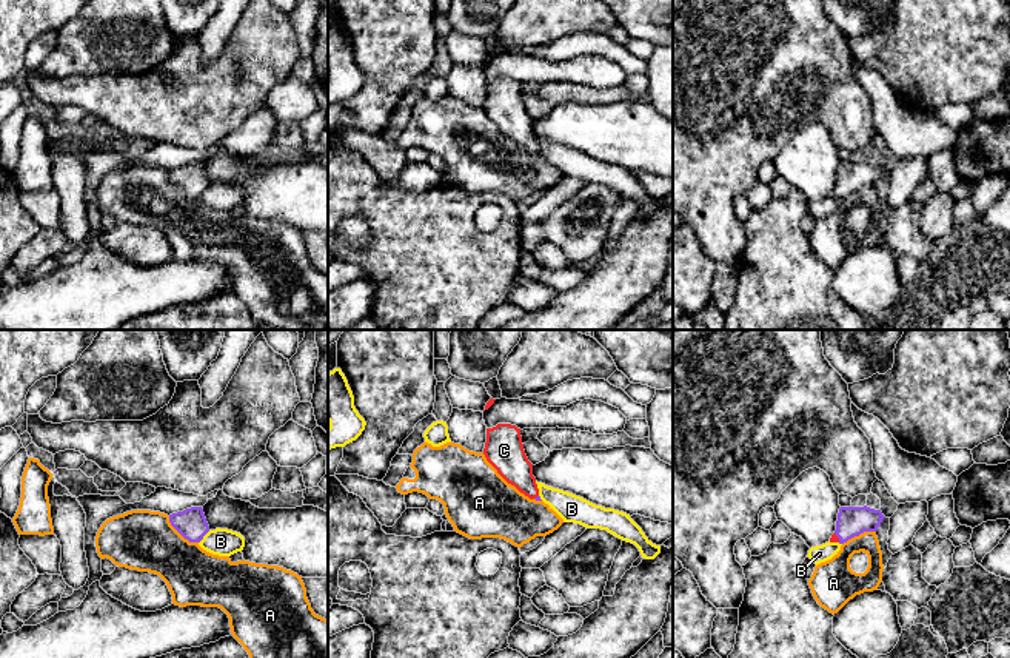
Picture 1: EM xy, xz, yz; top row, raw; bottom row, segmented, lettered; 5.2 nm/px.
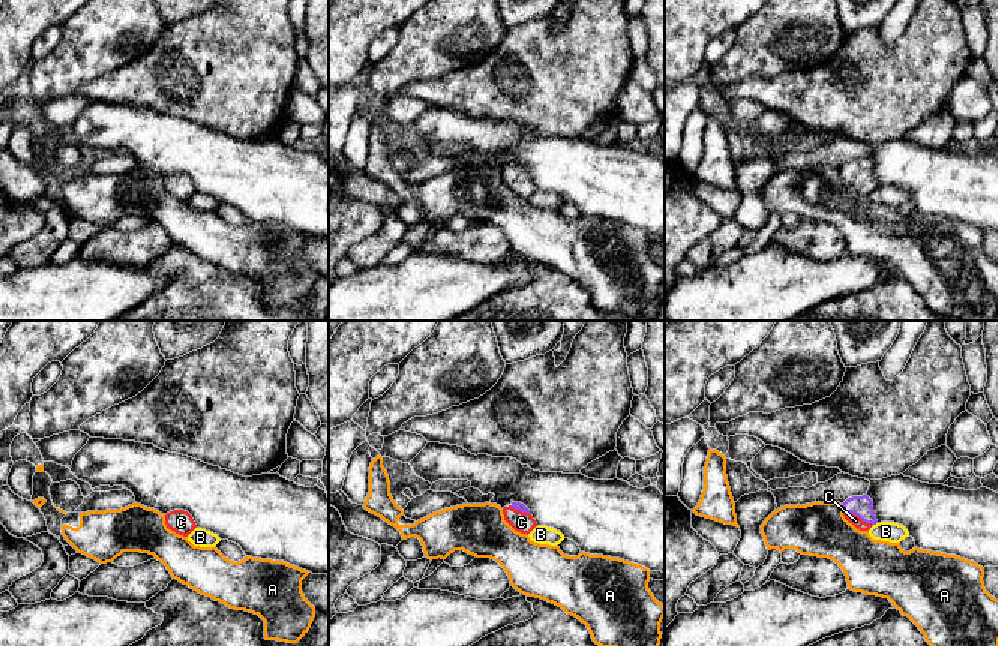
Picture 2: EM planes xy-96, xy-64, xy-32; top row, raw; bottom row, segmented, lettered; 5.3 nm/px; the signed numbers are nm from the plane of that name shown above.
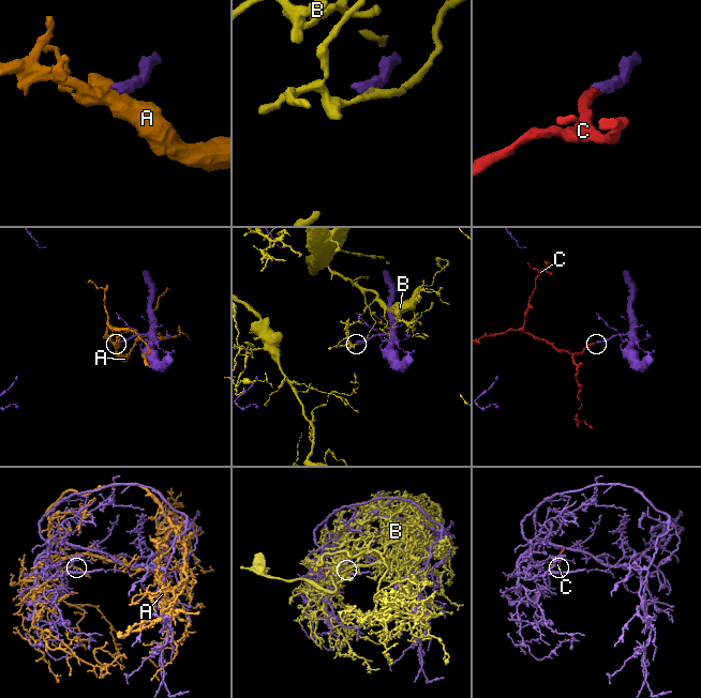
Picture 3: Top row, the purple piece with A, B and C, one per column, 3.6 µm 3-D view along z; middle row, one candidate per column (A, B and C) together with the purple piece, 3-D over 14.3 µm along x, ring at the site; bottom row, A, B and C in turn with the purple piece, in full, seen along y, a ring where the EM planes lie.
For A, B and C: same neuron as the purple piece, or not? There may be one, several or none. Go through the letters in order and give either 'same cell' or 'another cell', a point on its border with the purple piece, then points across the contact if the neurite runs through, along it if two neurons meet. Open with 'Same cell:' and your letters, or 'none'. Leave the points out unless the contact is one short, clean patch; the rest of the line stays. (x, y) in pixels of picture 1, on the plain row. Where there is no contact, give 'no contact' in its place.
Same cell: C
A: another cell | xy (180, 188)
B: another cell | xy (204, 190)
C: same cell | yz (836, 190) | across yz (852, 176), (836, 190), (833, 193)

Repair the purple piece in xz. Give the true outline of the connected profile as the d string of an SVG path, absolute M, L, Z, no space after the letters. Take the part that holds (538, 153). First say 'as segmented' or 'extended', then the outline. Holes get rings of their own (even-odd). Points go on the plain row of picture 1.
extended; M511 79L487 83L483 109L508 139L530 154L542 156L533 131L533 119L523 105L520 83Z

